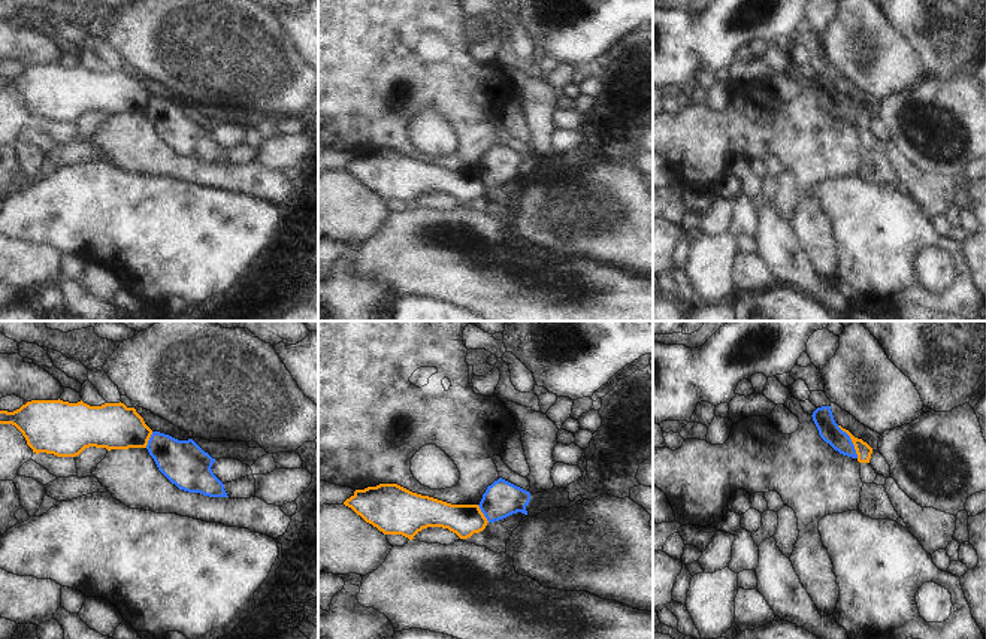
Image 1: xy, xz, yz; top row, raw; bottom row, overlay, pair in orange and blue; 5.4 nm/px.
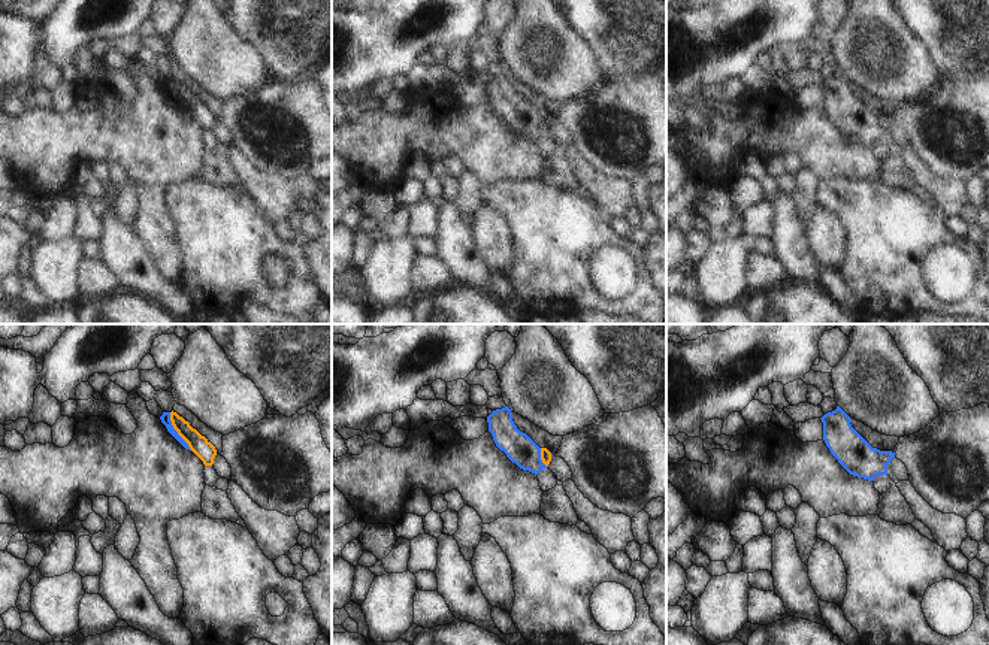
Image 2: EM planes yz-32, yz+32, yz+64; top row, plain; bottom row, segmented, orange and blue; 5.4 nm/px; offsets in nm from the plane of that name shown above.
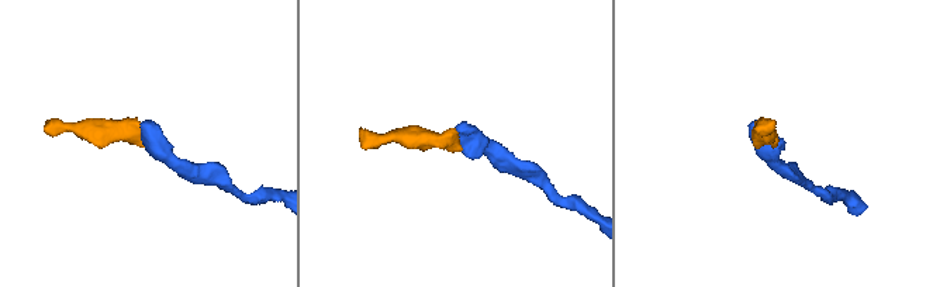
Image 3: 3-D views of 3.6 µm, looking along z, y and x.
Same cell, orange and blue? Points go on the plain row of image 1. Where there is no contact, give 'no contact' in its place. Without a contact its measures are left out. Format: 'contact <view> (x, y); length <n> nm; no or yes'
contact yz (852, 106); length 200 nm; no

